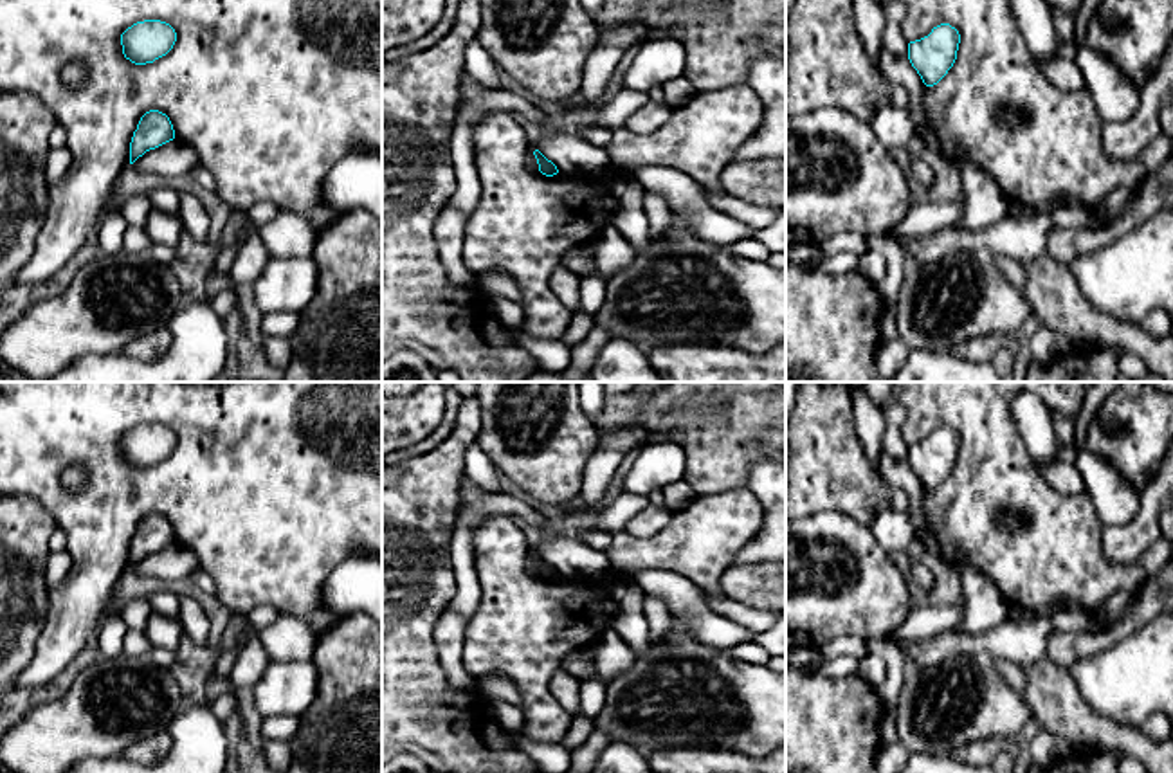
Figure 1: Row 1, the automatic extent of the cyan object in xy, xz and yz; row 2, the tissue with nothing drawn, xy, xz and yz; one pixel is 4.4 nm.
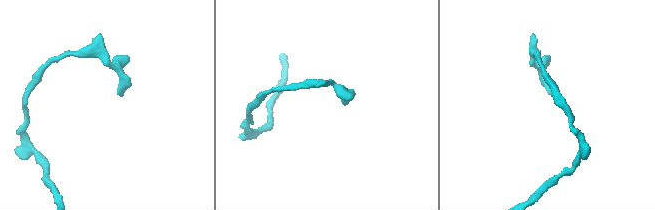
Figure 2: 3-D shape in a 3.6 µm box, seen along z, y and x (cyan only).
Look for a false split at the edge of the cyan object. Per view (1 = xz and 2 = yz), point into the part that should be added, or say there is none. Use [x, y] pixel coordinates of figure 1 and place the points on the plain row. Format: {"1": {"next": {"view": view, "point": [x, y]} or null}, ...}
{"1": {"next": null}, "2": {"next": null}}

